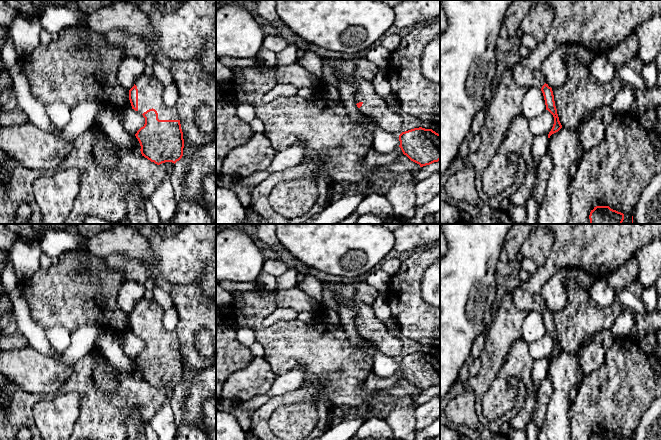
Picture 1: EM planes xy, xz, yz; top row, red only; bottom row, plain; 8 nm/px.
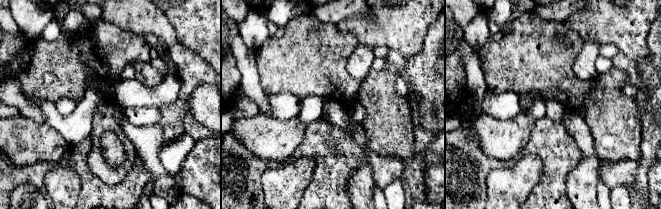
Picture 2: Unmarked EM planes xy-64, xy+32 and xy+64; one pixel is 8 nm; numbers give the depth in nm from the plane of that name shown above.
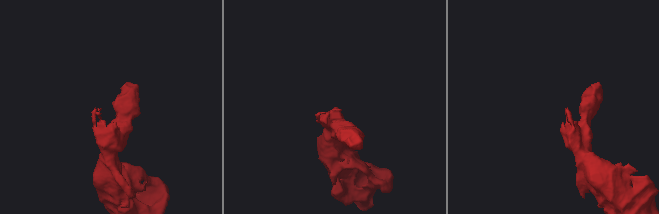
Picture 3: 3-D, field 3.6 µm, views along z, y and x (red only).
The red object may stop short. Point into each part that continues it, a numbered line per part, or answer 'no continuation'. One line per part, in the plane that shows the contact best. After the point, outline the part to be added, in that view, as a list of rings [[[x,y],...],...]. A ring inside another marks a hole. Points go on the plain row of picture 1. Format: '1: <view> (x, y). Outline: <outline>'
1: xy (150, 314). Outline: [[[143,297],[135,306],[138,313],[138,336],[143,338],[149,333],[155,333],[159,344],[179,344],[175,331],[168,331],[163,326],[165,309],[155,300]]]

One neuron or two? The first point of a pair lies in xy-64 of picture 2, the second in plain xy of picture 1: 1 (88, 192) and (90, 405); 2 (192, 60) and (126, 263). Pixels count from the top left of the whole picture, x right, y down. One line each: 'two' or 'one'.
1: one
2: two

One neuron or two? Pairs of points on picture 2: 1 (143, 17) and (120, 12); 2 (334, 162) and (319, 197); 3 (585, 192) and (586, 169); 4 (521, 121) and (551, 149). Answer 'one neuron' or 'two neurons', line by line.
1: one neuron
2: one neuron
3: one neuron
4: two neurons

